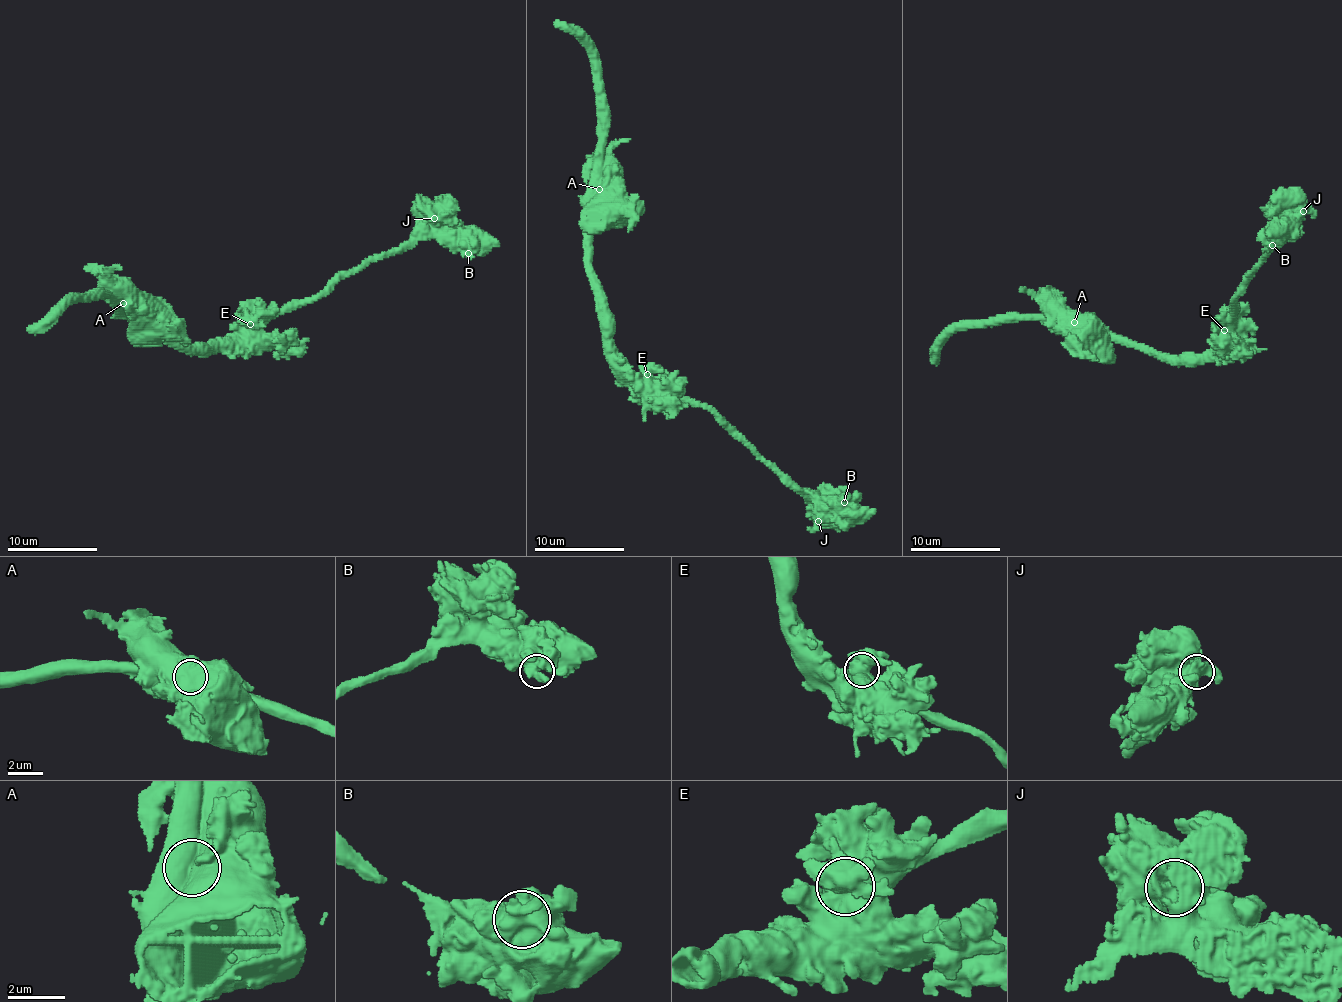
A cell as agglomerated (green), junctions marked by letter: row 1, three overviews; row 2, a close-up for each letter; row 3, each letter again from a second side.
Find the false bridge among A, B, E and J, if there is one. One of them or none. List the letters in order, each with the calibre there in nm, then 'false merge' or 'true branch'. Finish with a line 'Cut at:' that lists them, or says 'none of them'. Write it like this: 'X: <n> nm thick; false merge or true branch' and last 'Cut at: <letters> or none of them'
A: 750 nm thick; true branch
B: 750 nm thick; true branch
E: 700 nm thick; true branch
J: 650 nm thick; true branch
Cut at: none of them

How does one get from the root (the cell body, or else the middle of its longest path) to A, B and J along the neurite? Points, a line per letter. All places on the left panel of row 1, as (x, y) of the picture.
A: (140, 310), (123, 303)
B: (140, 310), (136, 318), (180, 346), (235, 347), (272, 318), (417, 239), (450, 237), (468, 253)
J: (140, 310), (136, 318), (180, 346), (235, 347), (272, 318), (310, 302), (351, 272), (386, 257), (434, 218)

